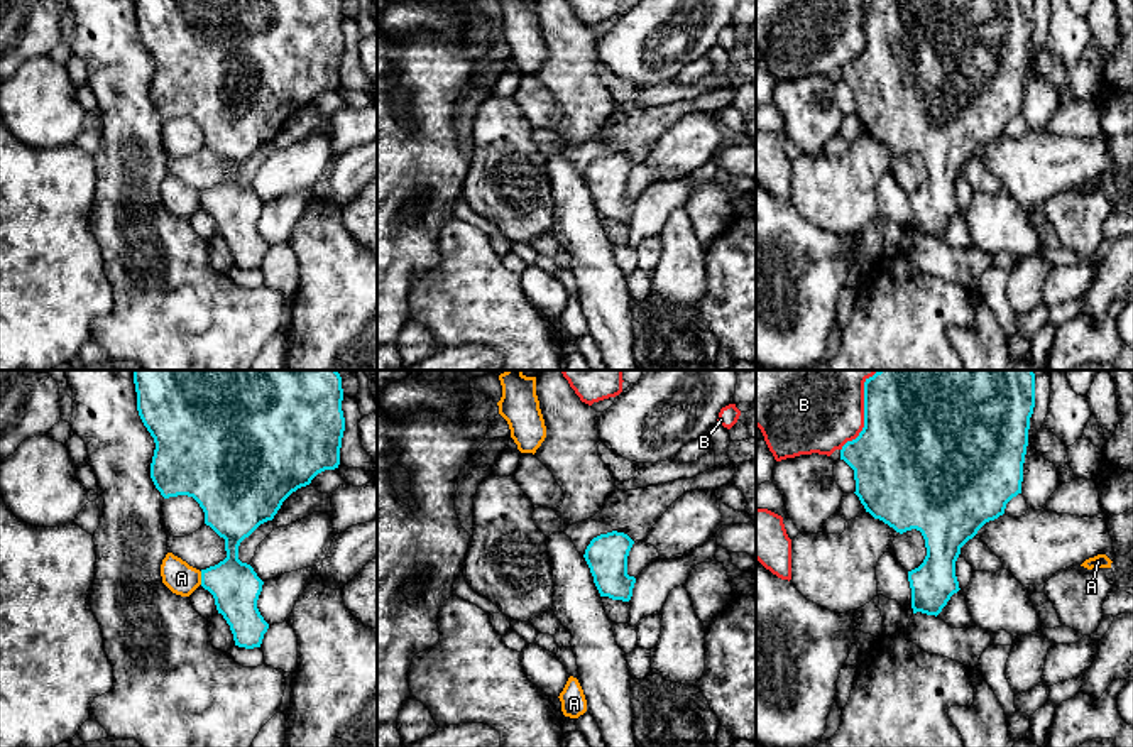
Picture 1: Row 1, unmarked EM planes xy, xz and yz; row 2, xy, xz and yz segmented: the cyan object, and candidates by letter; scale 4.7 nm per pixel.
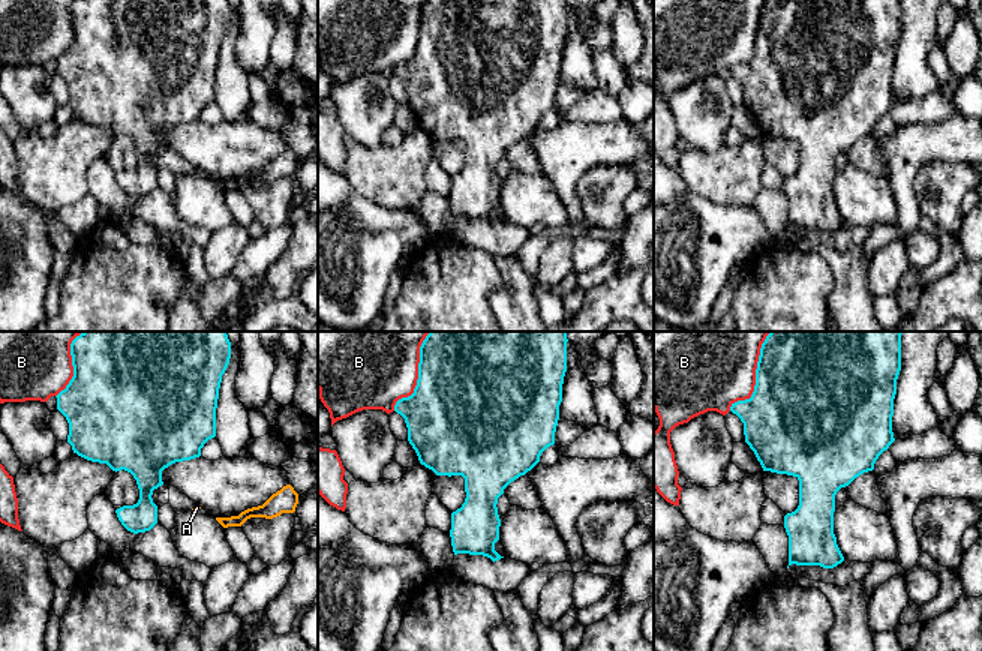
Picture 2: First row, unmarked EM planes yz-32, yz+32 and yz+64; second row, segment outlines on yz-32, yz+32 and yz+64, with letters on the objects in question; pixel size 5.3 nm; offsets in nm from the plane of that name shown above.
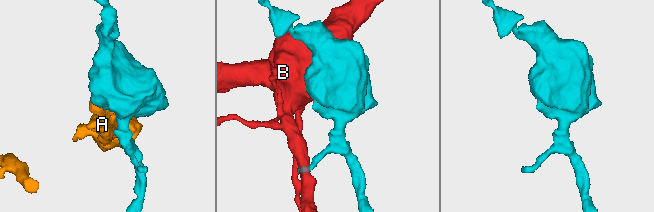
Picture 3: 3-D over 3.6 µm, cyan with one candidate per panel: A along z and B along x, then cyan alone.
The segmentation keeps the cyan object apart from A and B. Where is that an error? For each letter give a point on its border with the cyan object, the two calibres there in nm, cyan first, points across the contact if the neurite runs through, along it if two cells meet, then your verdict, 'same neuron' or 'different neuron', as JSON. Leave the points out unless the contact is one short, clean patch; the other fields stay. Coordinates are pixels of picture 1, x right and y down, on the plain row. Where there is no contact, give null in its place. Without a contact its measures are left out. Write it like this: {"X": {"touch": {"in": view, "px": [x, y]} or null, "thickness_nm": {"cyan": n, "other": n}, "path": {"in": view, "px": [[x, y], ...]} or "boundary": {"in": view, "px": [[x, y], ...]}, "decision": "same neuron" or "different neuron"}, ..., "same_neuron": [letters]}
{"A": {"touch": {"in": "xy", "px": [202, 200]}, "thickness_nm": {"cyan": 240, "other": 150}, "boundary": {"in": "xy", "px": [[200, 193], [202, 205]]}, "decision": "different neuron"}, "B": {"touch": {"in": "yz", "px": [864, 38]}, "thickness_nm": {"cyan": 500, "other": 360}, "decision": "different neuron"}, "same_neuron": []}

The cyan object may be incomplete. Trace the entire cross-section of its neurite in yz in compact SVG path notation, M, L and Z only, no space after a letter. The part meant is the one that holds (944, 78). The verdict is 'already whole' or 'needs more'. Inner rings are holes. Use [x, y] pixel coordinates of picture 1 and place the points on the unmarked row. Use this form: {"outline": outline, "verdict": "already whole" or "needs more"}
{"outline": "M866 0L864 49L842 68L840 81L854 91L854 115L866 134L900 155L917 150L925 161L923 184L908 193L913 235L937 238L942 233L961 211L955 198L961 169L1021 115L1033 29L1035 0Z", "verdict": "already whole"}

